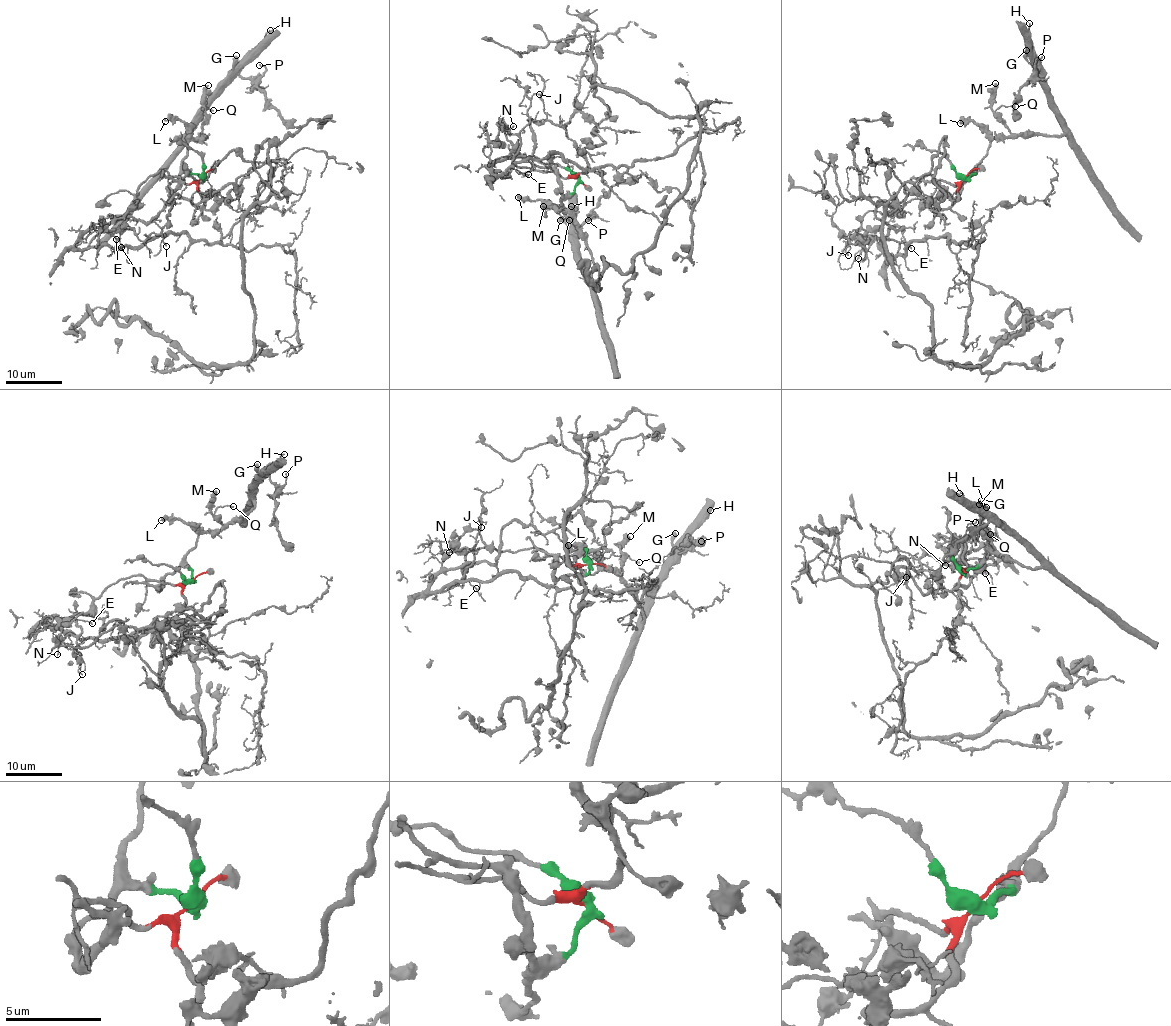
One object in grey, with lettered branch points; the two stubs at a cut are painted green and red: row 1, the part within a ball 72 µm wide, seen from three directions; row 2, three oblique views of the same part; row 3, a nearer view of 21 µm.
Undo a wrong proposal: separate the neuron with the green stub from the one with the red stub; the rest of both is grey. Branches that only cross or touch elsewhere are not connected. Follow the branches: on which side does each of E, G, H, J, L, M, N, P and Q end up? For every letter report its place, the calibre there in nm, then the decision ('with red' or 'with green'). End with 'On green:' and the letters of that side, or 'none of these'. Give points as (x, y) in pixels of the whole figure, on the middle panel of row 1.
E: (528, 174) | 120 nm | with red
G: (560, 220) | 550 nm | with green
H: (571, 206) | 140 nm | with green
J: (539, 94) | 120 nm | with red
L: (518, 197) | 320 nm | with green
M: (543, 206) | 400 nm | with green
N: (513, 126) | 140 nm | with red
P: (588, 220) | 160 nm | with green
Q: (569, 220) | 180 nm | with green
On green: G, H, L, M, P, Q

